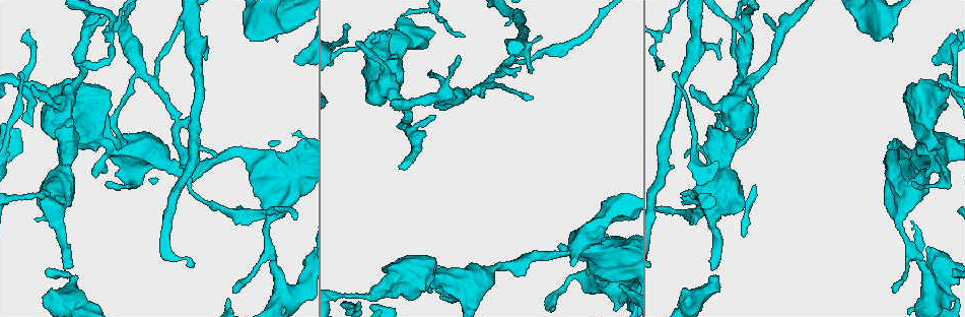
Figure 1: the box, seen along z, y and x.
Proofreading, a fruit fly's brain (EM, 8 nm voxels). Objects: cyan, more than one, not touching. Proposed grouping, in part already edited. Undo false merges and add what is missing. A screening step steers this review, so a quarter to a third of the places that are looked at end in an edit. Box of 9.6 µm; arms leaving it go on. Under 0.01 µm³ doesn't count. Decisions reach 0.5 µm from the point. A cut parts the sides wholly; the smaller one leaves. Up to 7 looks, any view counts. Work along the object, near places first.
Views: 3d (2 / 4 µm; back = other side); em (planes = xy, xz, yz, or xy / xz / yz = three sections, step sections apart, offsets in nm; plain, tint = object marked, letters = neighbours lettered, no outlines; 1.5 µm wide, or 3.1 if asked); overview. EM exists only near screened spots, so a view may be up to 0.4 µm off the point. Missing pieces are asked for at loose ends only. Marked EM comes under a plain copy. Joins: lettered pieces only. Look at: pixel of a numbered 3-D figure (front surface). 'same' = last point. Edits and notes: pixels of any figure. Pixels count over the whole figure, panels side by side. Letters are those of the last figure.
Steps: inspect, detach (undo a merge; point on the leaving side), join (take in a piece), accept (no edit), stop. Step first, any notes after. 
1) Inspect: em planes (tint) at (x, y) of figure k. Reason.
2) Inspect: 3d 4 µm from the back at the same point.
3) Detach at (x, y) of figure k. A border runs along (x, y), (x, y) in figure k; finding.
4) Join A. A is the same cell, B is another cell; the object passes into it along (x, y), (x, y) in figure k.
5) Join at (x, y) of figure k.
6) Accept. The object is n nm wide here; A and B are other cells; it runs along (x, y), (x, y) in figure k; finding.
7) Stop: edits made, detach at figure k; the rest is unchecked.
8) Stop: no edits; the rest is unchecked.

Inspect: em yz step 8 (letters) at (107, 116) of figure 1. An open end.

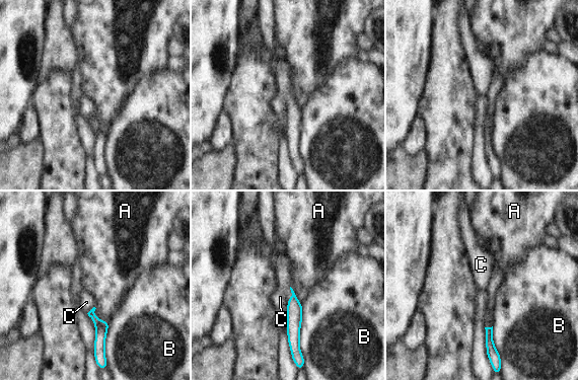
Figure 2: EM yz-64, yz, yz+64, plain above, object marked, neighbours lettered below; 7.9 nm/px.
Join C. C is the same cell, A and B are other cells; the object passes into it along (294, 308), (290, 297), (280, 297) in figure 2; the neuron continues.

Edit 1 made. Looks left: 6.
Inspect: em xz step 8 (letters) at (364, 41) of figure 1. Calibre changes.

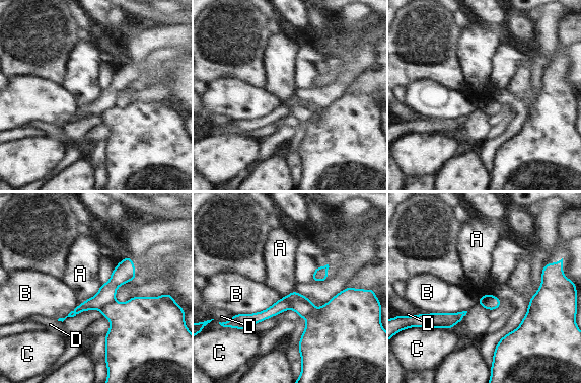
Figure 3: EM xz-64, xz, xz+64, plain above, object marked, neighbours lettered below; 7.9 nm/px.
Inspect: em planes (letters) at the same point. Another direction.

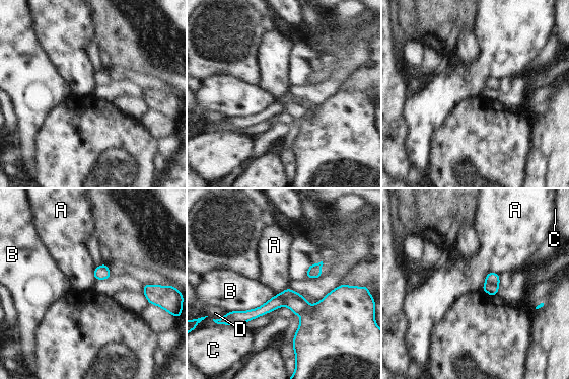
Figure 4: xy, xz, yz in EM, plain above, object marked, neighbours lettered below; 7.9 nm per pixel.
Detach at (492, 278) of figure 4. A, B, C and D are other cells; a border runs along (486, 281), (498, 285) in figure 4; two neurons meet here.

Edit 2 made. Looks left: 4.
Inspect: 3d 4 µm at (719, 121) of figure 1. A fork.

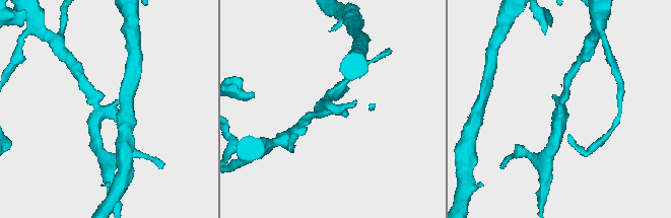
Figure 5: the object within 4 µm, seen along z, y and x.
Inspect: em xz step 4 (tint) at (100, 107) of figure 5. Shape alone is not enough.

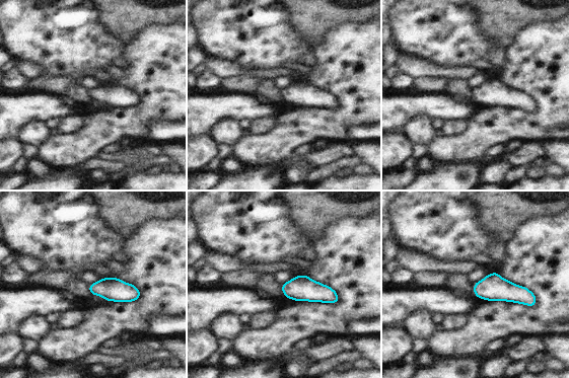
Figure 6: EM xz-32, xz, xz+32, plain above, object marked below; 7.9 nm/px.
Inspect: em planes (letters) at the same point. Cut it another way.

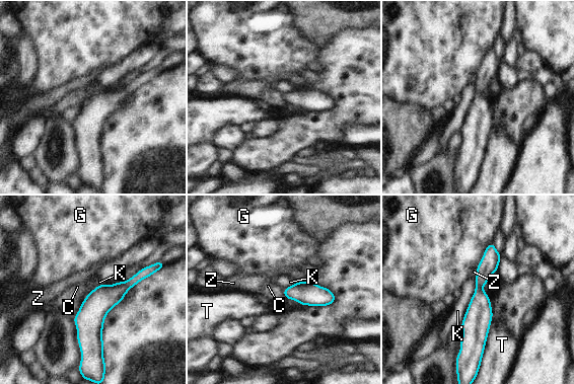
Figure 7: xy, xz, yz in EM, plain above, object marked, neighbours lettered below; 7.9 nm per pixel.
Accept. C, G, K, T and Z are other cells; it runs along (491, 245), (479, 285), (472, 347) in figure 7; all the same neuron.

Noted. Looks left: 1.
Stop: edits made, join at figure 2, detach at figure 4; the rest is unchecked.

